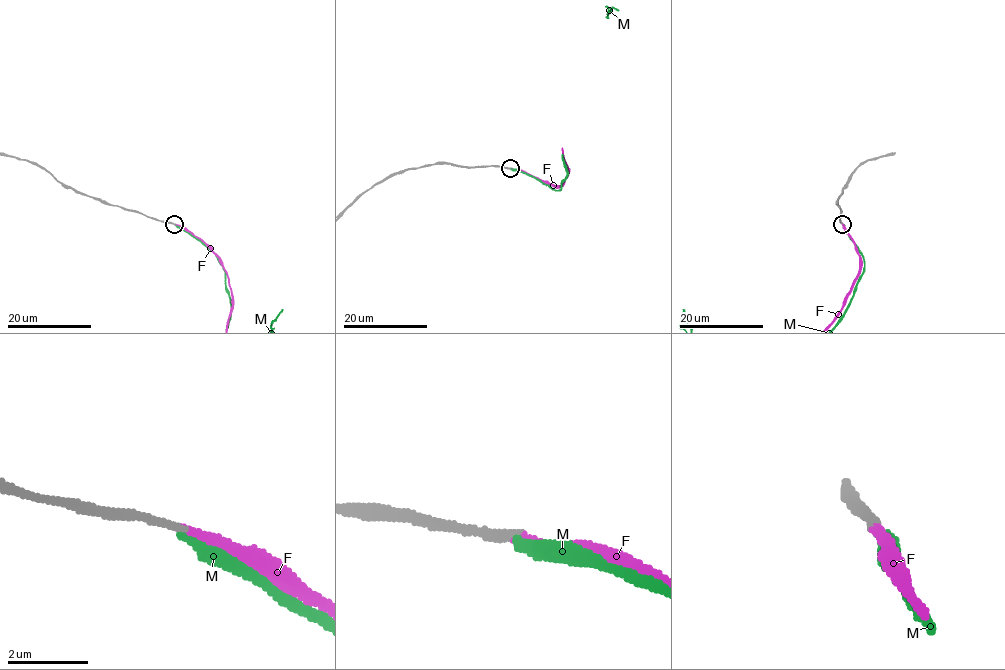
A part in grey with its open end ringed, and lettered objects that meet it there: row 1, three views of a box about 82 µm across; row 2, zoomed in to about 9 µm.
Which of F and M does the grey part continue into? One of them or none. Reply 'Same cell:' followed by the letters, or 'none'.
Same cell: F

